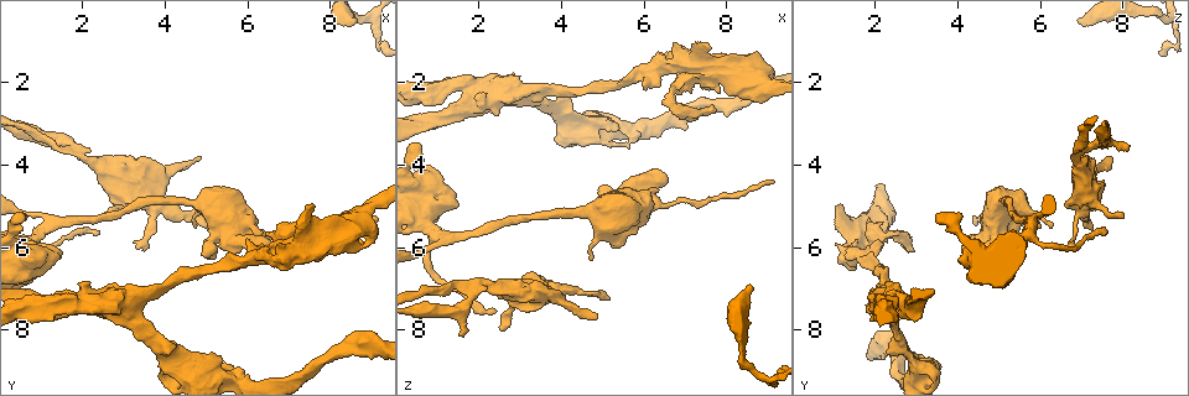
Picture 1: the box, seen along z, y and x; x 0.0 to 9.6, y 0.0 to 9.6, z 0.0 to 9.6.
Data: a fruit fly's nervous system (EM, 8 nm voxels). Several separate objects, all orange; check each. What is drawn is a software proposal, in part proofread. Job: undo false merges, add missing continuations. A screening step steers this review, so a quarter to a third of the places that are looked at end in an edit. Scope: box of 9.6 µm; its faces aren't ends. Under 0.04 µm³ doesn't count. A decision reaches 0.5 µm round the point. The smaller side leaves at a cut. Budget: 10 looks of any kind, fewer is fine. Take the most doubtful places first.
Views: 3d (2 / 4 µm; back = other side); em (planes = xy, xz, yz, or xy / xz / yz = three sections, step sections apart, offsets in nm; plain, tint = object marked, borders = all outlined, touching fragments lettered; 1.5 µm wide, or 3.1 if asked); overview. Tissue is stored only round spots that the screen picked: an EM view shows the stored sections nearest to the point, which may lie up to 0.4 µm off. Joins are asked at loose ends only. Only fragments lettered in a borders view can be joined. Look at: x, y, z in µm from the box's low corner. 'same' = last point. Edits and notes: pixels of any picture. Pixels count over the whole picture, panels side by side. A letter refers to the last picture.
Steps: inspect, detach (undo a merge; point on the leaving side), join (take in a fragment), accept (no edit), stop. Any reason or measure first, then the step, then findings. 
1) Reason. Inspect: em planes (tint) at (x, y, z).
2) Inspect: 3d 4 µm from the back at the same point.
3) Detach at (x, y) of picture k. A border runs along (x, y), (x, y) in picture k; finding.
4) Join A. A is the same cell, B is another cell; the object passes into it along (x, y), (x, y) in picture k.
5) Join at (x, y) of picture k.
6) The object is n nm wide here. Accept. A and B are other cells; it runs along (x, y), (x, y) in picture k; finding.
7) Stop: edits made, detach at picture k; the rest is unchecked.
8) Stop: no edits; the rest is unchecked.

Thin arm on a thick one. Inspect: em xz step 4 (tint) at (1.20, 5.40, 5.80).

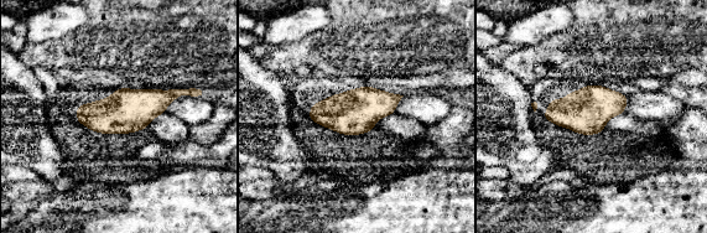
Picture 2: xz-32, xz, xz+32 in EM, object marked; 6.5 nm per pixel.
Inspect: em planes (borders) at the same point.

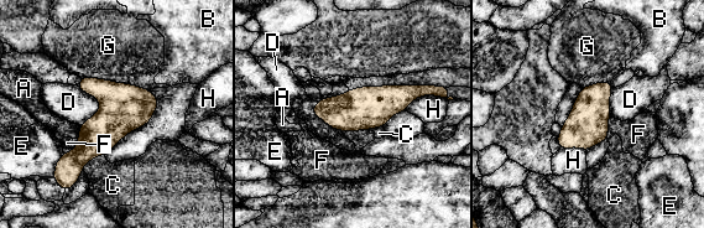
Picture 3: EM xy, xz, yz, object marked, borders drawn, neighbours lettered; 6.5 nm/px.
Accept. A, B, C, D, E, F, G and H are other cells; it runs along (423, 92), (356, 110), (316, 112) in picture 3; all the same neuron.

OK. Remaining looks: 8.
Thin neck. Inspect: em yz step 4 (tint) at (1.90, 3.55, 7.10).

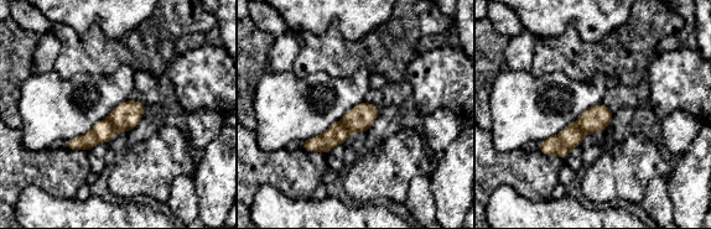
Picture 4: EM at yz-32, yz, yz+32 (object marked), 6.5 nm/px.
Another direction. Inspect: em planes (borders) at the same point.

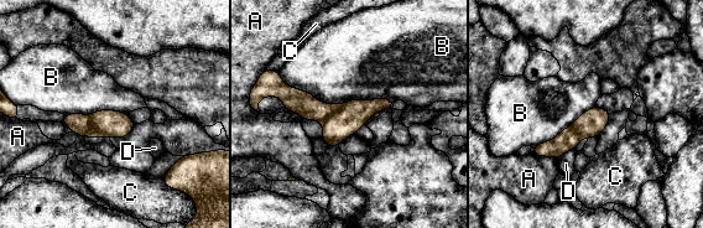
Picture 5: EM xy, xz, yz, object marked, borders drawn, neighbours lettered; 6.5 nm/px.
The object is 170 nm wide here. Detach at (345, 122) of picture 5. A, B, C and D are other cells; a second neuron is stuck on.

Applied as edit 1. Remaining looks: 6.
Thin end. Inspect: em planes (borders) at (2.55, 5.30, 8.00).

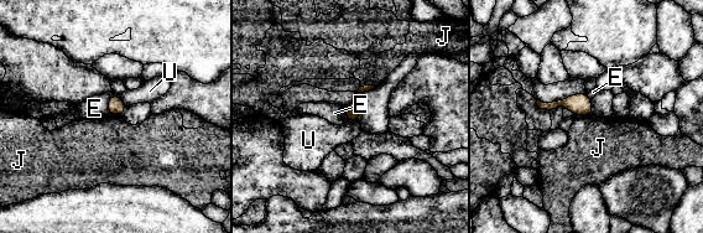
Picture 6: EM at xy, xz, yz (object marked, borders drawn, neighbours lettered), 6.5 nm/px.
The longest contact is with E, 140 nm. Accept. E, J and U are other cells; a border runs along (592, 113), (576, 117) in picture 6; none of them fits.

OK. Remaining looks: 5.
A narrow waist. Inspect: 3d 4 µm at (5.45, 9.20, 3.15).

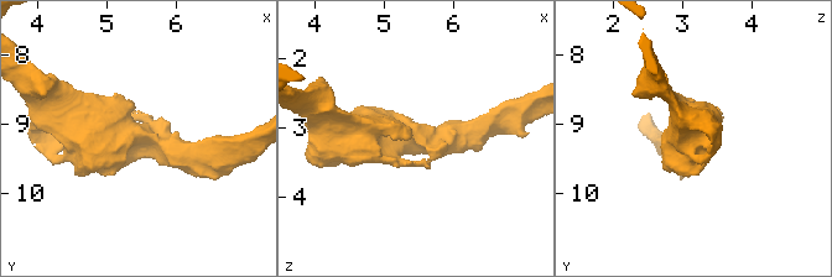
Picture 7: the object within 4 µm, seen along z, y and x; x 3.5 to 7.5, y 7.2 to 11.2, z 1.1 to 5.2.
The arms are 400, 600 nm wide. Inspect: em yz step 8 (tint) at (5.50, 9.10, 3.15).

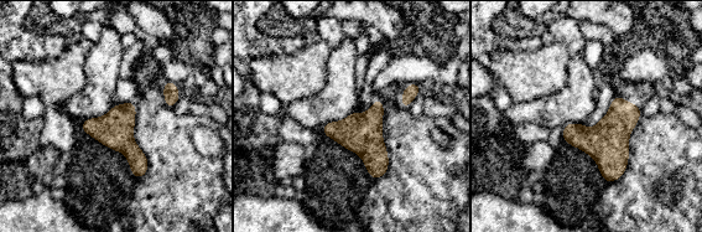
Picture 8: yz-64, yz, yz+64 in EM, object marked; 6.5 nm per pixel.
Inspect: em yz step 8 (borders) at the same point.

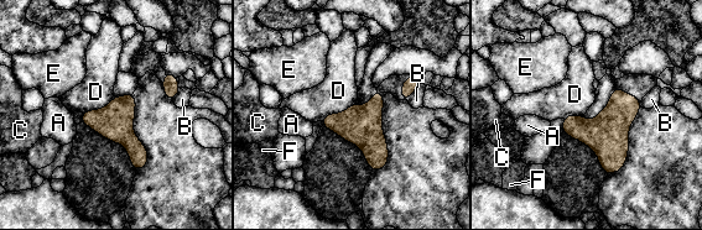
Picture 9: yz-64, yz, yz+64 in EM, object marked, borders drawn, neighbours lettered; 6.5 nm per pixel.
Accept. A, B, C, D, E and F are other cells; a border runs along (355, 102), (321, 121) in picture 9; one neuron here.

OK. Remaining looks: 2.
Stop: edits made, detach at picture 5; the rest is unchecked.

